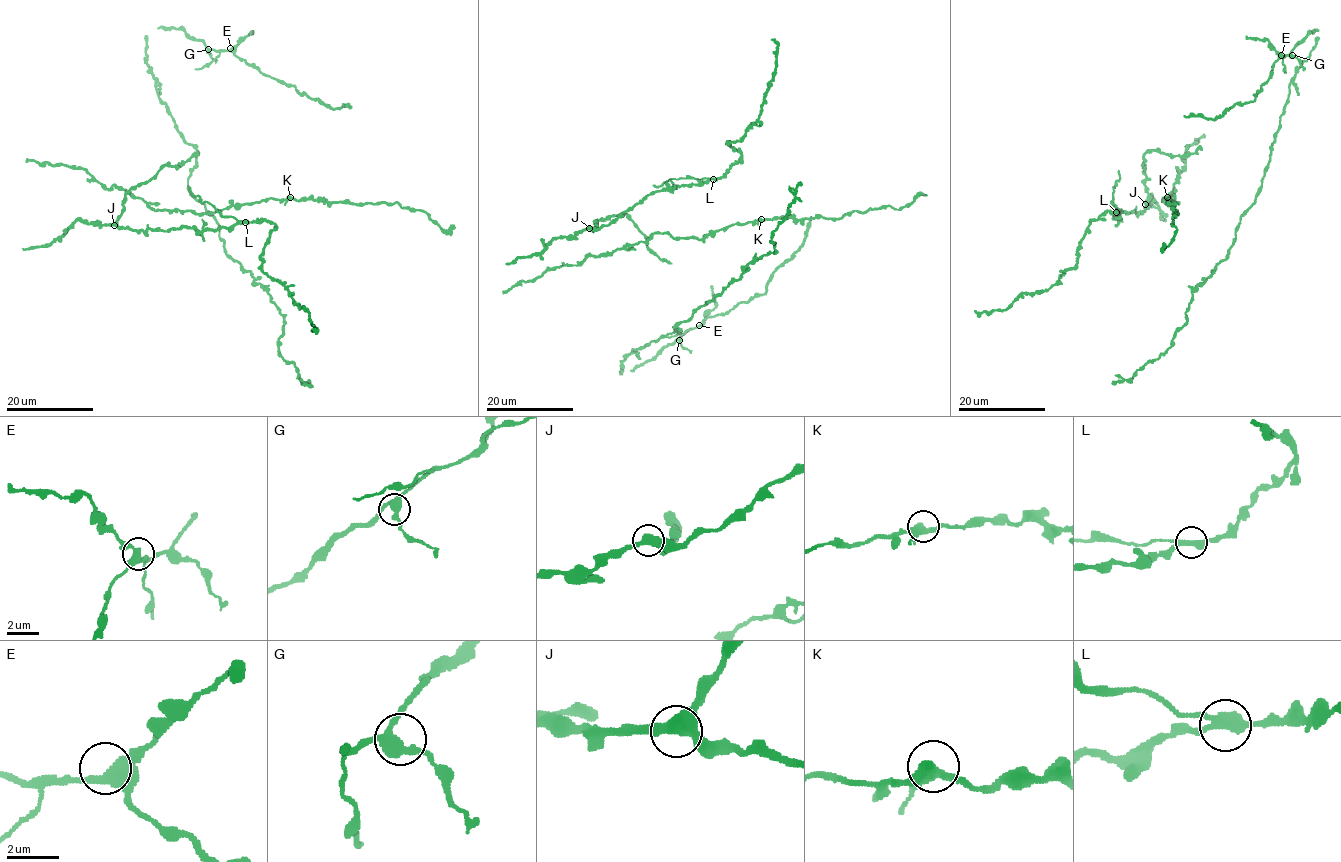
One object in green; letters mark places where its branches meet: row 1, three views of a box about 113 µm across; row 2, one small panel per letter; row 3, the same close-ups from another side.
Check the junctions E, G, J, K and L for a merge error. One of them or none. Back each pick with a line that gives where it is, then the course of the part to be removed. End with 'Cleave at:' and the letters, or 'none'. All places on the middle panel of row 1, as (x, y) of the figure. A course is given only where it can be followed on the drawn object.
L: (713, 179) | (713, 179), (675, 178), (653, 185)
Cleave at: L

